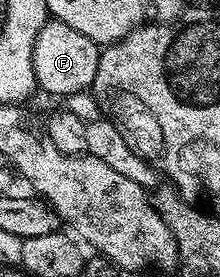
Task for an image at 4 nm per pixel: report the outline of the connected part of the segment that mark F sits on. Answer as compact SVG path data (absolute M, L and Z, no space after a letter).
M50 19L39 31L33 48L33 70L40 92L50 93L53 97L73 97L92 86L95 71L99 71L101 49L87 35L67 27L67 23Z

